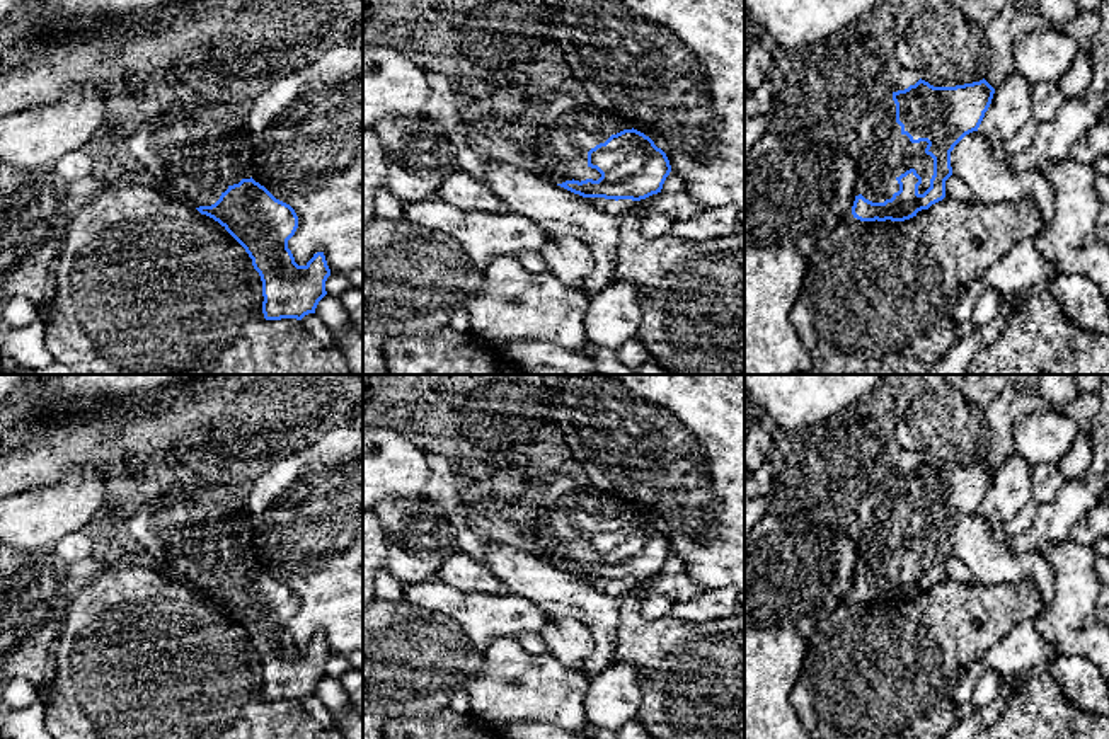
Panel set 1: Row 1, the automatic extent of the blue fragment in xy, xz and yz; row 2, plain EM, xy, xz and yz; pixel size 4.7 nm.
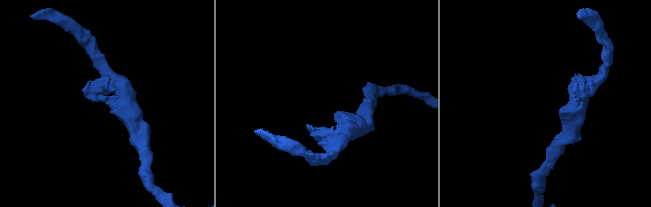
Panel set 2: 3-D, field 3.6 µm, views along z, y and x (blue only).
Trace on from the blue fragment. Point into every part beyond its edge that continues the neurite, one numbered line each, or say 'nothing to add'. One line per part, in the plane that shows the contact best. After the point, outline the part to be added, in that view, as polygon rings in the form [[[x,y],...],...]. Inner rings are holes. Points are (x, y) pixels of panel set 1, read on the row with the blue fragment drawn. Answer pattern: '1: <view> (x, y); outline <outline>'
1: yz (888, 167); outline [[[927,153],[915,155],[877,155],[876,157],[876,187],[865,189],[857,187],[855,196],[862,194],[872,203],[884,203],[891,199],[894,192],[899,191],[898,177],[906,170],[915,169],[922,177],[918,186],[918,194],[923,194],[930,187],[930,179],[934,175],[934,158]]]

